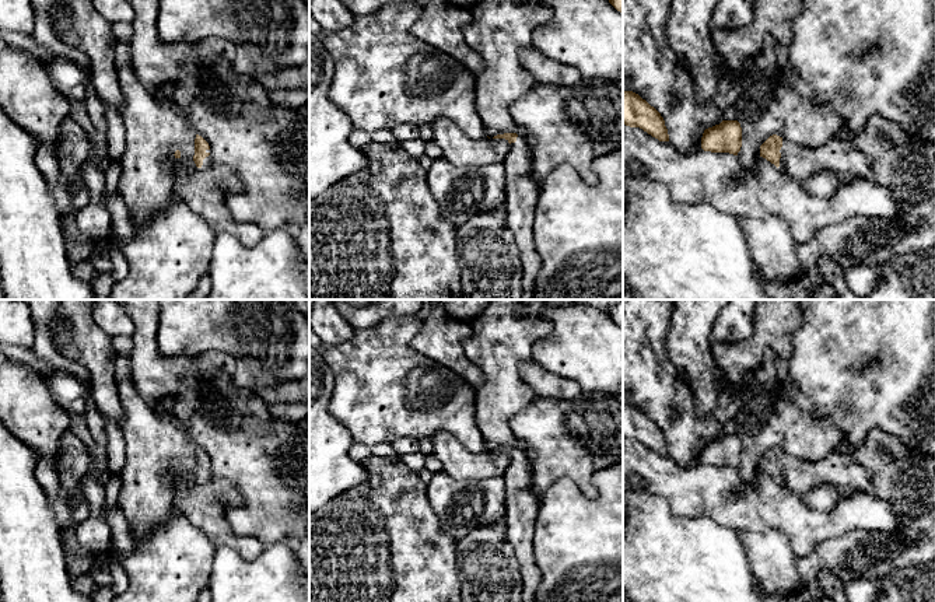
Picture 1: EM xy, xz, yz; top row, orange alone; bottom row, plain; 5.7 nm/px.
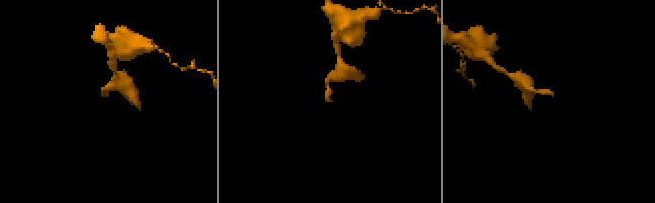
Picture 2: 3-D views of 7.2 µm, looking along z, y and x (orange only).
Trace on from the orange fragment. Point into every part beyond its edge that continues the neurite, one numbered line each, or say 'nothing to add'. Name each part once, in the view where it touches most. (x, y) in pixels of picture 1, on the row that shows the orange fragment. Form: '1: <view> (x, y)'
1: yz (837, 156)

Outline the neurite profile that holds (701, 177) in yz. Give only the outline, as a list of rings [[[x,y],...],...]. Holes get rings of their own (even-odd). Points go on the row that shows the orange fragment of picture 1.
[[[623,125],[623,178],[627,175],[665,183],[677,203],[707,203],[718,211],[742,218],[778,216],[787,221],[798,246],[809,242],[822,228],[847,218],[893,218],[903,207],[889,188],[861,176],[841,182],[833,196],[822,199],[812,196],[802,182],[781,172],[763,157],[757,157],[756,172],[752,174],[733,154],[703,148],[684,154],[670,141],[659,141],[640,127]]]

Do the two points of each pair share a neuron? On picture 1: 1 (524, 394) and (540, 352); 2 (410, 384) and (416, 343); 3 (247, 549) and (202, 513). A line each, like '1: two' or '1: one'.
1: two
2: two
3: one

